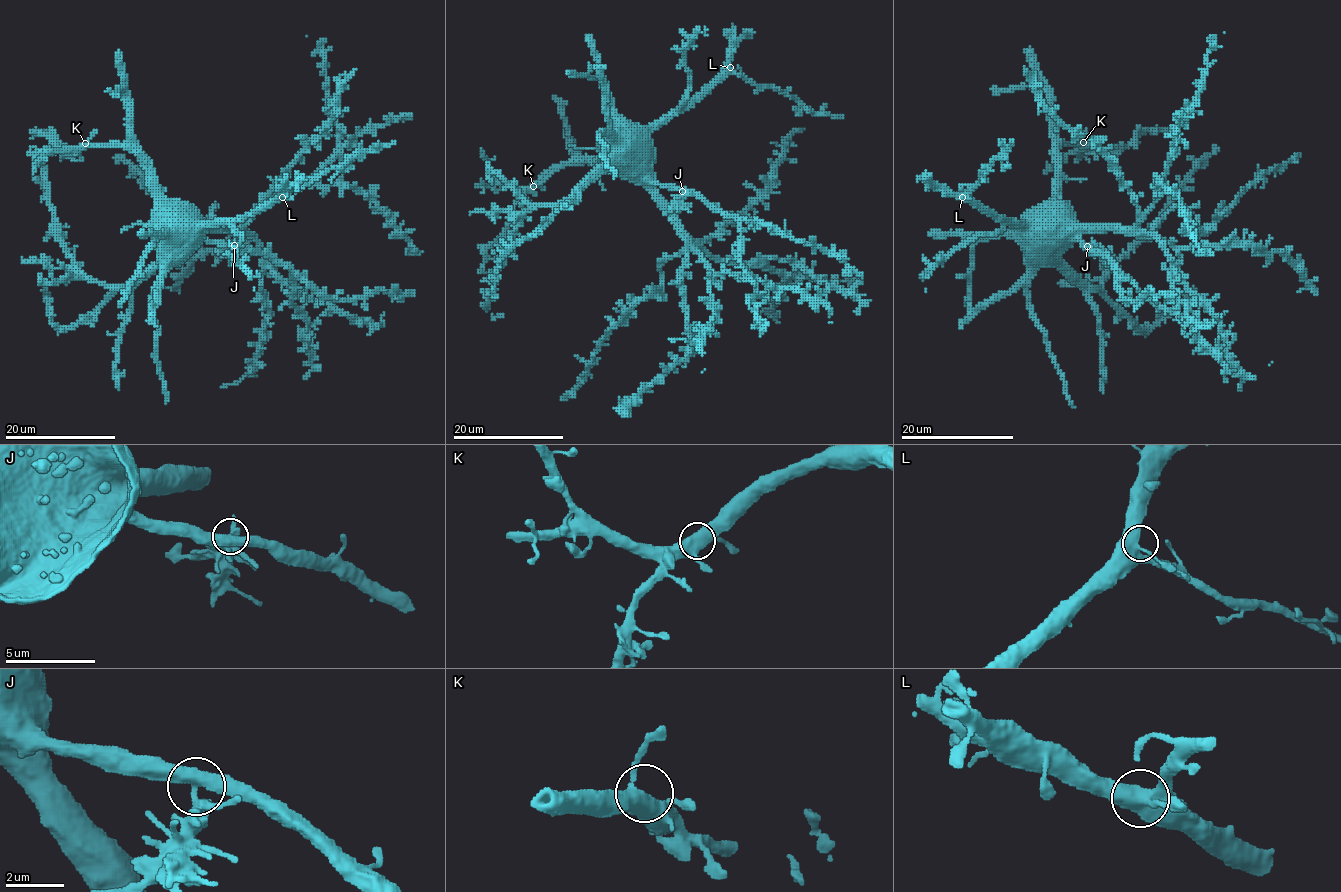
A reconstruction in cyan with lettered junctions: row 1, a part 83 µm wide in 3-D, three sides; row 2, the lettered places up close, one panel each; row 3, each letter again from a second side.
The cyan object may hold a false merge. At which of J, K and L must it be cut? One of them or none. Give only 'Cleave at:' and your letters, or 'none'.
Cleave at: J

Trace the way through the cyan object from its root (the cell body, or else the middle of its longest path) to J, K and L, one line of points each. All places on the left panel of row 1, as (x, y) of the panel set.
J: (176, 227), (192, 240), (204, 238), (234, 245)
K: (176, 227), (180, 230), (170, 216), (170, 208), (159, 197), (155, 175), (132, 151), (119, 146), (85, 143)
L: (176, 227), (194, 230), (235, 222), (266, 209), (282, 197)

